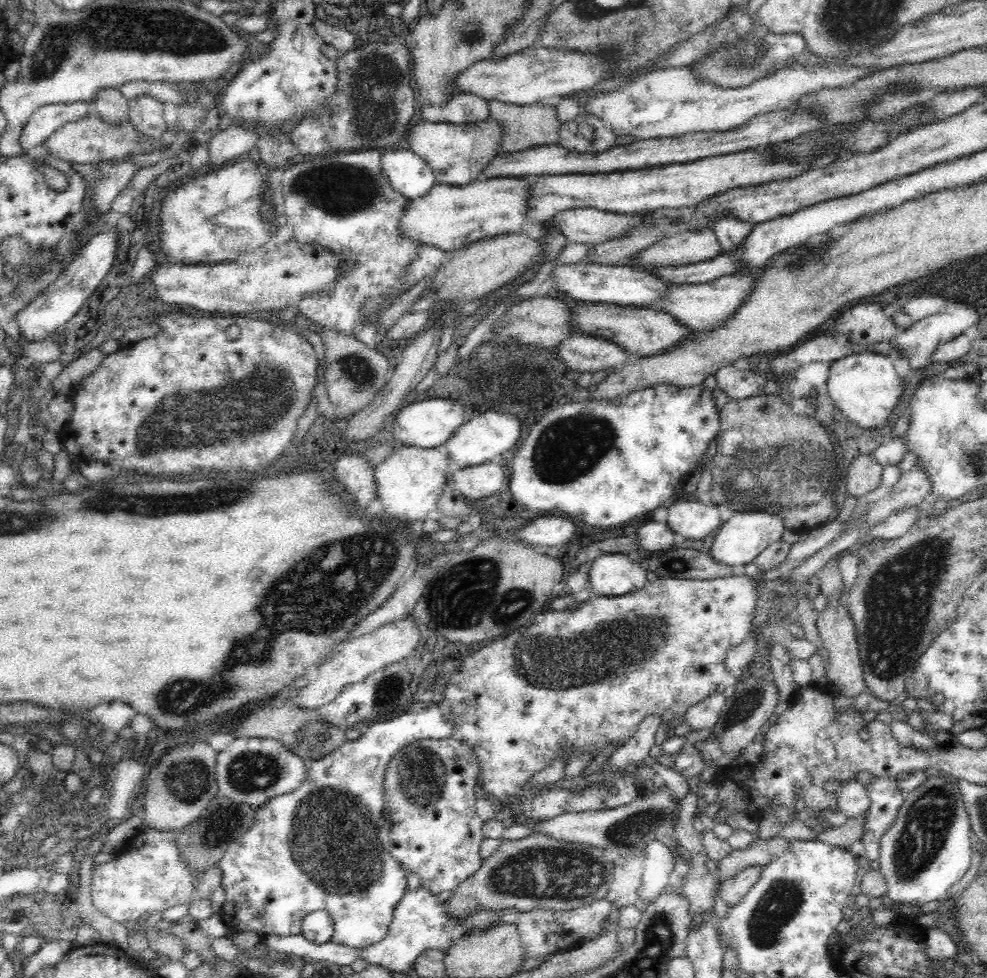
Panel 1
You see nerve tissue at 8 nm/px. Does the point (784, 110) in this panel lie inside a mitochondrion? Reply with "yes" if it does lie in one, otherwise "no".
no

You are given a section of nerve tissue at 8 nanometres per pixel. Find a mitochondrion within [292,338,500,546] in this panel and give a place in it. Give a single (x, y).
(360, 370)

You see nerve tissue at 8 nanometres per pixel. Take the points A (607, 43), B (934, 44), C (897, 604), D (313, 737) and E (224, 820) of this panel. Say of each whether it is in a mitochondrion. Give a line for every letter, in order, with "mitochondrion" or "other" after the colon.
A: mitochondrion
B: other
C: mitochondrion
D: mitochondrion
E: mitochondrion

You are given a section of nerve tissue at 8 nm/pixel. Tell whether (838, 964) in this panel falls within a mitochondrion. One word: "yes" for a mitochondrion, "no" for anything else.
no

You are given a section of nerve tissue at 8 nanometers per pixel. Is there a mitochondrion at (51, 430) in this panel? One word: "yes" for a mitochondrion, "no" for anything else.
no

